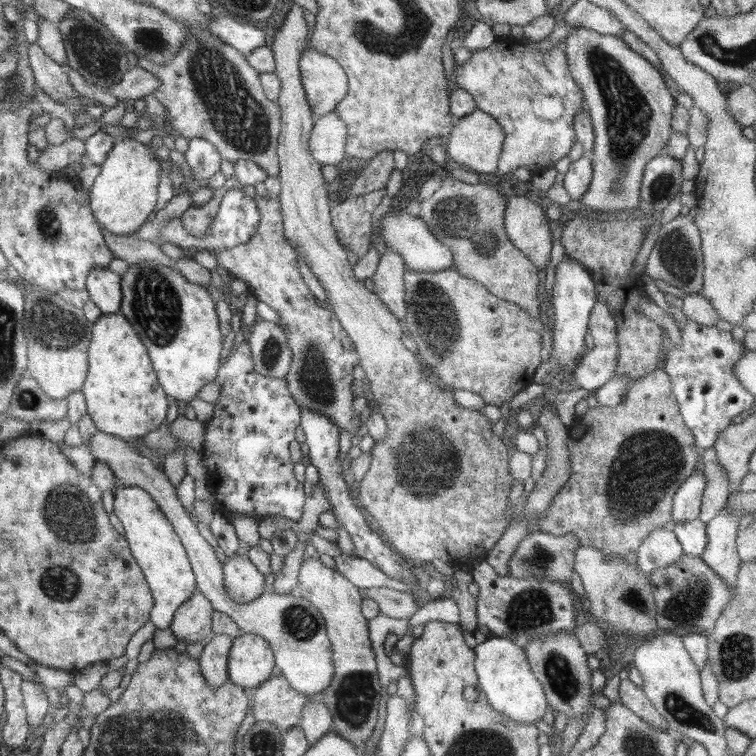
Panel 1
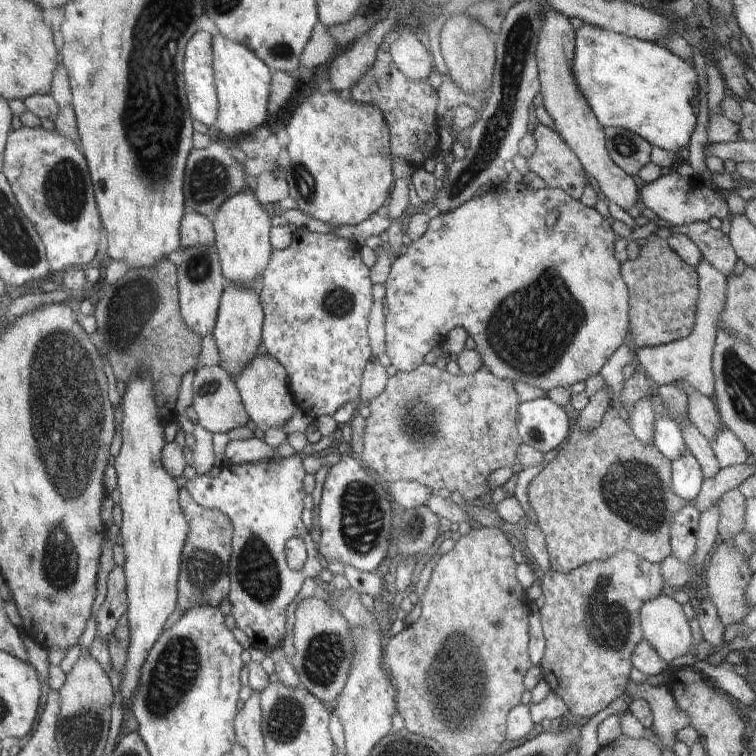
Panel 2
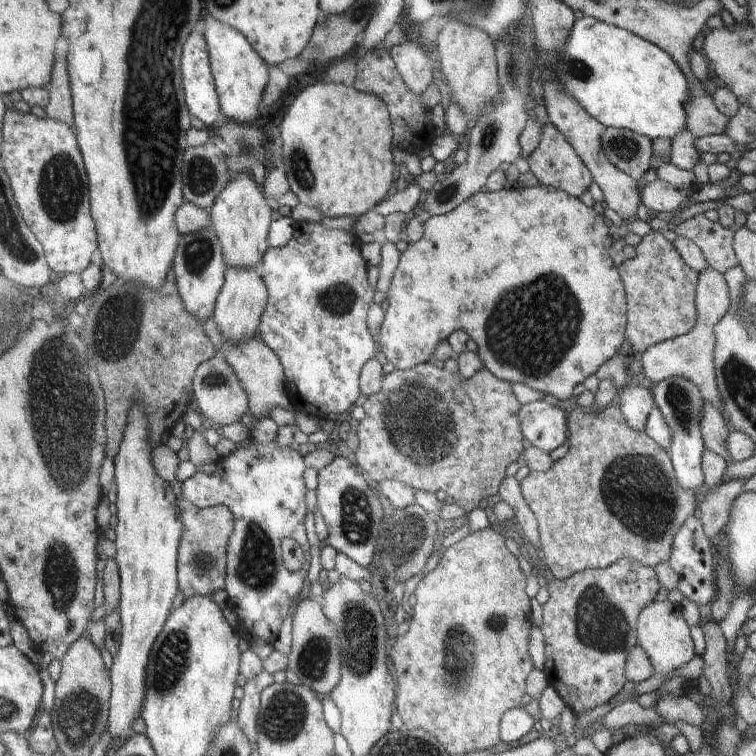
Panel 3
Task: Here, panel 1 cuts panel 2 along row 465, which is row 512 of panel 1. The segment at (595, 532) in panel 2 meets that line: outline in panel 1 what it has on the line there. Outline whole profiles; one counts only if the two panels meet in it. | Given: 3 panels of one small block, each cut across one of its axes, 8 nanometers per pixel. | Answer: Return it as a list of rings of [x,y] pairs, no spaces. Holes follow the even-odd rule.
[[[658,368],[644,377],[634,379],[622,404],[614,408],[602,405],[588,408],[568,430],[571,478],[538,519],[536,529],[556,536],[575,534],[582,545],[602,549],[606,558],[608,553],[626,558],[630,551],[638,550],[652,530],[671,525],[674,494],[678,486],[696,470],[700,455],[694,434],[685,425],[679,404],[672,394],[670,376]]]

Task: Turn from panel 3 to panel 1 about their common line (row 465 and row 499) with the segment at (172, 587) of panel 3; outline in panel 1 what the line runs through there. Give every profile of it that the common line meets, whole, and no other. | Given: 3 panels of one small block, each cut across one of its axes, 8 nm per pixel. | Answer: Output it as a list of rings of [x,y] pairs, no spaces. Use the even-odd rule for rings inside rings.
[[[126,486],[120,488],[114,495],[114,514],[124,527],[125,540],[152,592],[150,622],[156,629],[168,630],[176,610],[189,600],[197,589],[187,552],[165,514],[162,514],[162,510],[144,490]]]

